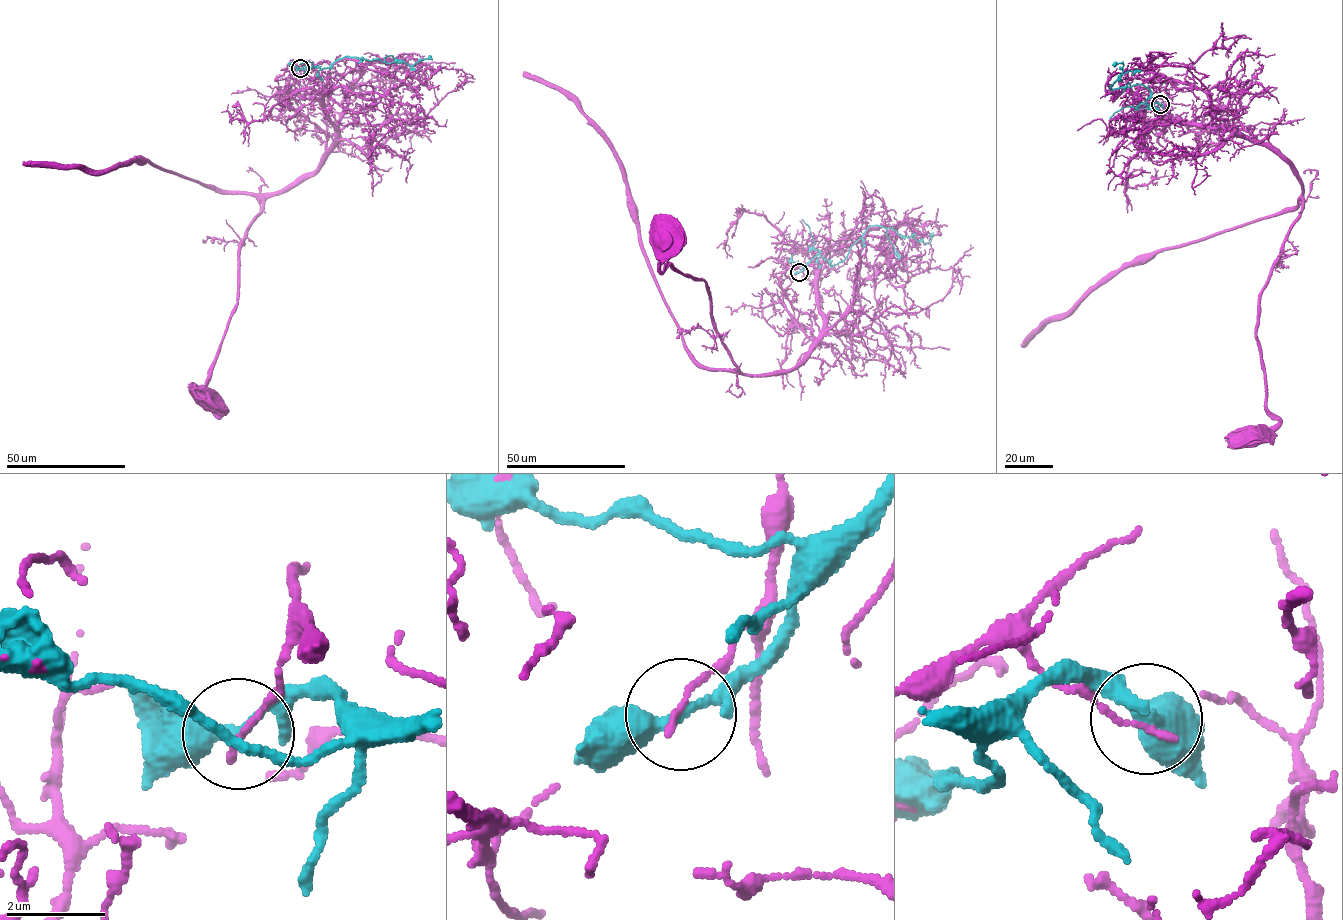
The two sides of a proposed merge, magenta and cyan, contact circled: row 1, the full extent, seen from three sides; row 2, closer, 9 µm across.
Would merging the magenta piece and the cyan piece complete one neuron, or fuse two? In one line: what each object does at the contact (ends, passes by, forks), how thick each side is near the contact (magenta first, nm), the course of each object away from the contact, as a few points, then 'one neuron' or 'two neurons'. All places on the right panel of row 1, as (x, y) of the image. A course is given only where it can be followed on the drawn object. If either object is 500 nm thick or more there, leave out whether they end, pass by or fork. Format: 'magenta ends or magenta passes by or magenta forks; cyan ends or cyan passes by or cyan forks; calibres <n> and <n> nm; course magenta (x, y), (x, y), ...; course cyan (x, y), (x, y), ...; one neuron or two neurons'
magenta ends; cyan passes by; calibres 130 and 280 nm; course magenta (1160, 105), (1140, 108), (1146, 125), (1239, 132), (1302, 186), (1256, 334), (1279, 421), (1246, 437); course cyan (1160, 104), (1142, 103), (1151, 92), (1138, 84), (1110, 90), (1123, 65), (1112, 65); two neurons

